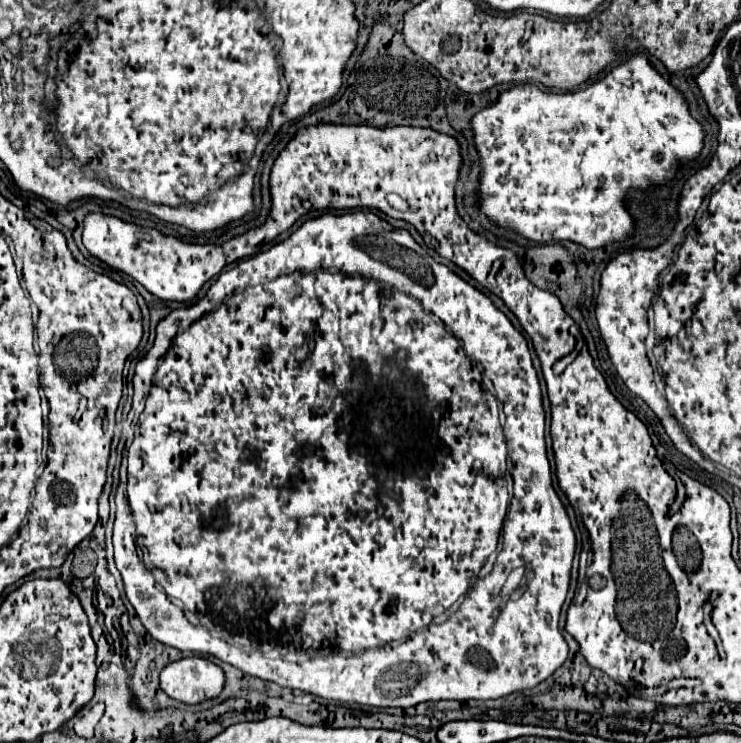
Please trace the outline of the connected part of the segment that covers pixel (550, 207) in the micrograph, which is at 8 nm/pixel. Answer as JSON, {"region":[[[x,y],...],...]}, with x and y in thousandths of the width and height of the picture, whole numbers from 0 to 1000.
{"region":[[[860,71],[857,77],[849,77],[841,87],[830,90],[819,104],[798,112],[792,120],[773,122],[773,125],[738,125],[725,120],[722,114],[698,114],[682,125],[673,128],[673,136],[652,149],[646,149],[638,160],[638,179],[641,179],[641,192],[644,203],[649,206],[652,217],[652,230],[649,230],[649,281],[660,295],[679,306],[690,306],[698,314],[709,316],[717,324],[738,327],[738,324],[776,324],[792,335],[806,335],[814,332],[825,324],[841,324],[852,316],[854,311],[854,295],[843,284],[843,268],[852,254],[873,254],[879,246],[897,246],[908,238],[914,230],[914,217],[930,217],[943,209],[949,198],[949,174],[946,168],[933,157],[922,131],[876,87],[873,77],[868,71]]]}

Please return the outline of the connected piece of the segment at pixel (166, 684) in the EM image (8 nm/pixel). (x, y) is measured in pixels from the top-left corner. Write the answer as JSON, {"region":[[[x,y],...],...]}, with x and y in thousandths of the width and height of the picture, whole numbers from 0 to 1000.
{"region":[[[247,884],[220,898],[215,925],[242,946],[269,949],[298,935],[304,927],[304,906],[279,887]]]}

